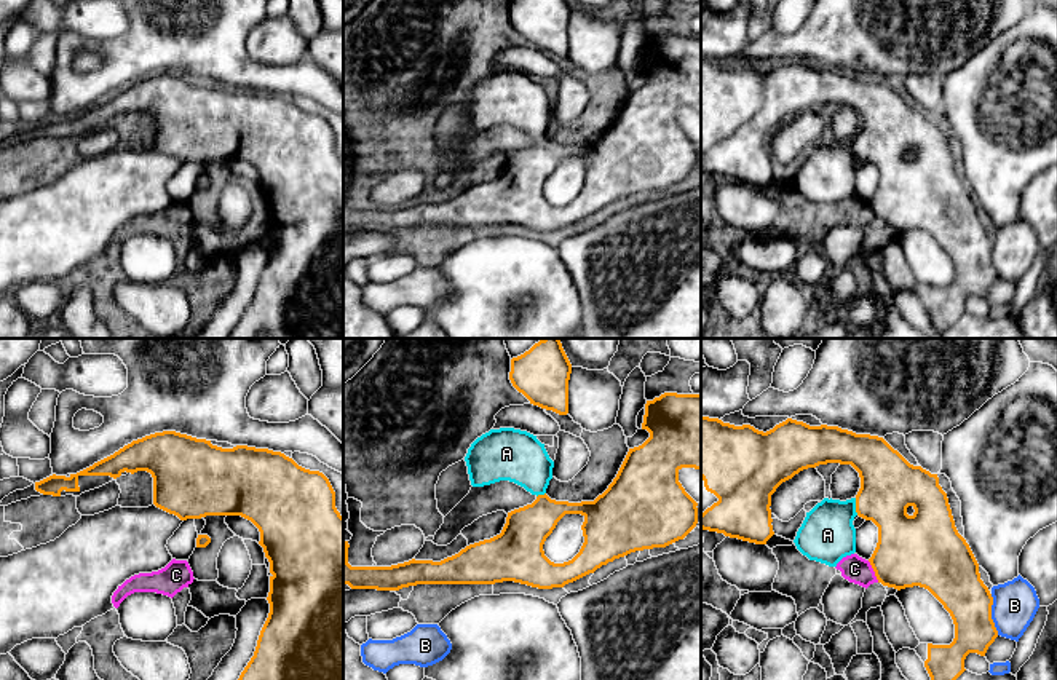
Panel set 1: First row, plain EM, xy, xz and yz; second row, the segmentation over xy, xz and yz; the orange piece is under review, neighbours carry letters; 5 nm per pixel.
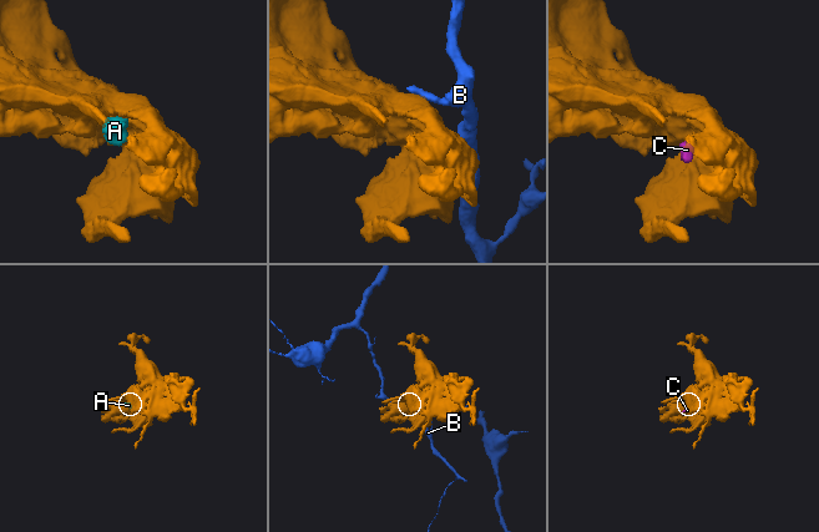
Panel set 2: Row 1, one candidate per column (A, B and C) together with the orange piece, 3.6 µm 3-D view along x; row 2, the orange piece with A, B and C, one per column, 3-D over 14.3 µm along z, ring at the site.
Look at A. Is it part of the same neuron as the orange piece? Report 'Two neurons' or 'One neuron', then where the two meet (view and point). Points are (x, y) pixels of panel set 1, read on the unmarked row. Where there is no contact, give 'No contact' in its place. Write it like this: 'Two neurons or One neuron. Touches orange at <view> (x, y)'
One neuron. Touches orange at yz (856, 149)

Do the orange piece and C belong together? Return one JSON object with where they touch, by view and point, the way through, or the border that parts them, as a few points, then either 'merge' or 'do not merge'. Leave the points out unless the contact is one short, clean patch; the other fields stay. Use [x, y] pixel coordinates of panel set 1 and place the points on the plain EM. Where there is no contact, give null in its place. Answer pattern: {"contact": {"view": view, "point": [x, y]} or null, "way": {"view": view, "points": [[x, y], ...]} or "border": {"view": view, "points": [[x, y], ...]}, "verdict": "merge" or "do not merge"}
{"contact": {"view": "yz", "point": [874, 213]}, "border": {"view": "yz", "points": [[867, 203], [878, 224]]}, "verdict": "do not merge"}

